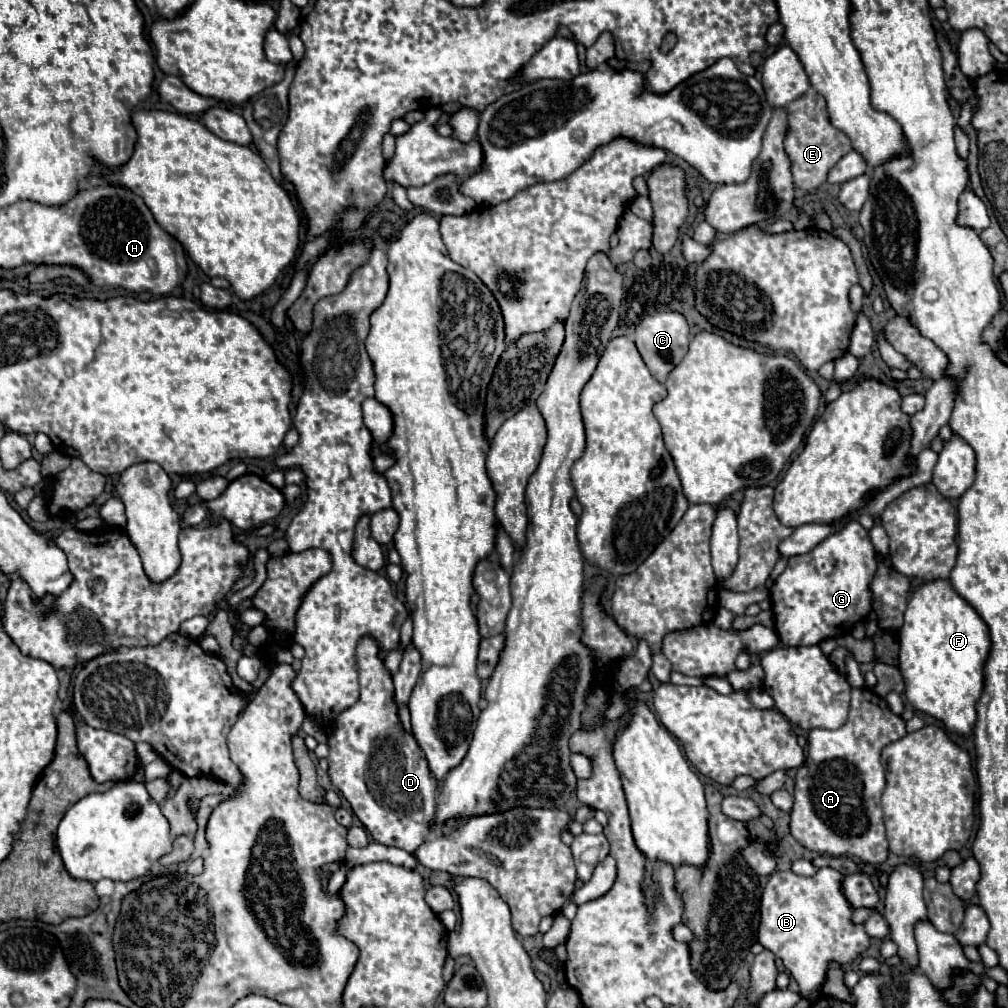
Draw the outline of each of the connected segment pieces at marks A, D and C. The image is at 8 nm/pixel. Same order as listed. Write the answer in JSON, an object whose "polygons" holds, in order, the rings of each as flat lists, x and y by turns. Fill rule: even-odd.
{"polygons":[[[854,689,848,721,836,731,812,729,808,735,808,761,798,769,794,787,794,811,790,819,790,833,794,839,818,853,828,853,834,857,850,855,872,865,884,863,888,857,888,841,884,833,880,795,886,789,886,769,882,767,880,753,888,743,898,741,904,735,904,719,894,715,882,697,868,689]],[[362,637,356,647,356,665,358,665,358,679,360,679,360,701,346,711,342,711,336,721,334,729,328,735,328,777,332,785,346,797,354,815,362,821,368,833,374,837,376,843,392,845,414,853,432,833,432,819,436,813,436,797,438,797,438,781,434,779,426,755,420,749,418,741,412,733,404,731,398,705,394,701,394,683,392,675,386,669,384,661,380,659,380,645,374,637]],[[662,311,662,313,646,315,634,331,634,345,642,355,646,367,650,369,652,377,660,383,664,383,668,373,682,361,682,357,688,351,688,343,690,343,690,329,684,315,678,311]]]}

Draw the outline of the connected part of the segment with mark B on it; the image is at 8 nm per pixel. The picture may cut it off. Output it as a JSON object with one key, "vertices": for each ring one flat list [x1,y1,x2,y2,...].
{"vertices":[[830,867,818,869,812,877,802,877,792,871,776,871,770,875,762,893,758,941,784,961,808,1003,818,999,818,985,826,983,828,963,852,963,870,945,864,925,852,923,854,909,846,901,840,883,842,875]]}

